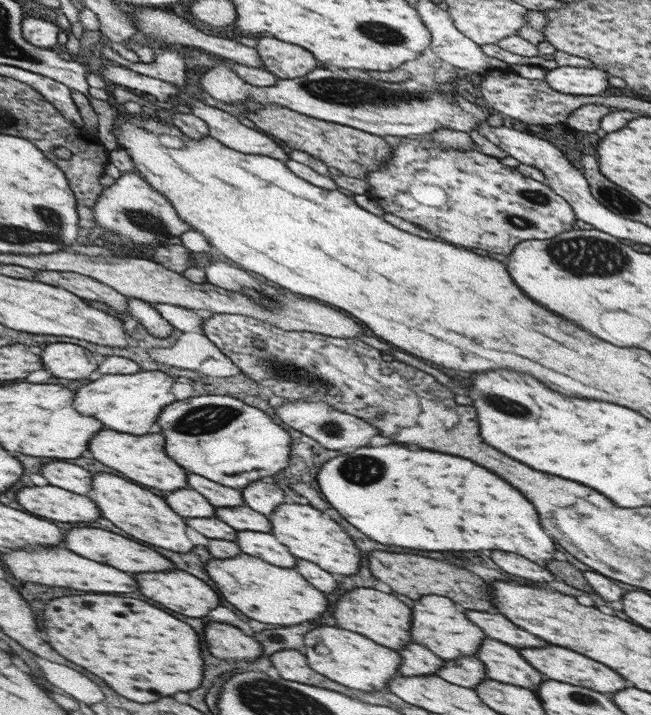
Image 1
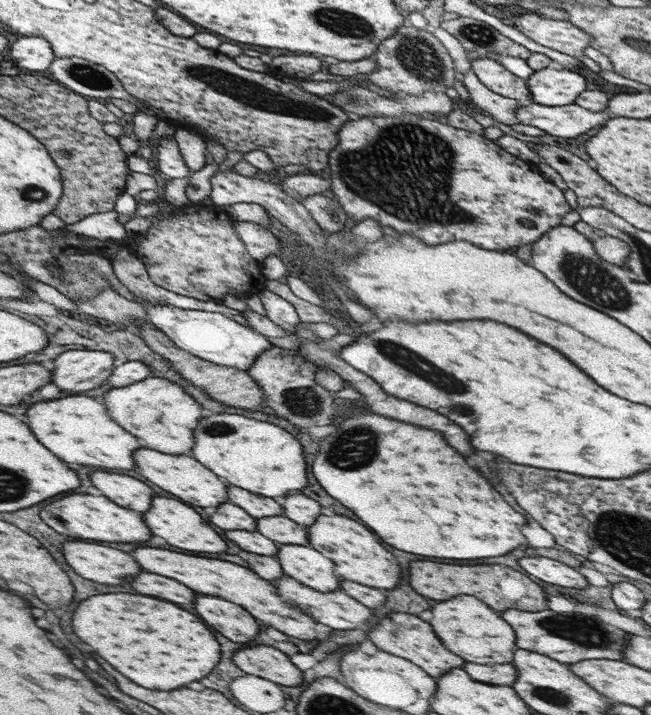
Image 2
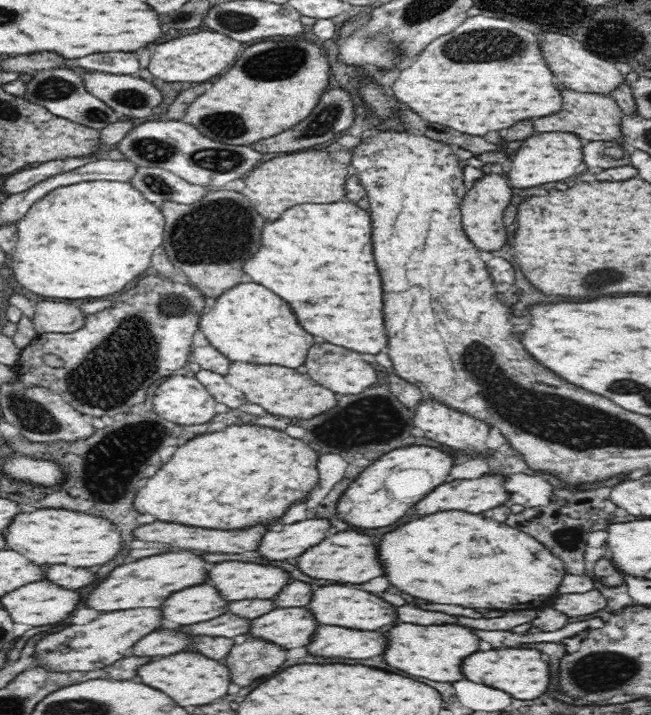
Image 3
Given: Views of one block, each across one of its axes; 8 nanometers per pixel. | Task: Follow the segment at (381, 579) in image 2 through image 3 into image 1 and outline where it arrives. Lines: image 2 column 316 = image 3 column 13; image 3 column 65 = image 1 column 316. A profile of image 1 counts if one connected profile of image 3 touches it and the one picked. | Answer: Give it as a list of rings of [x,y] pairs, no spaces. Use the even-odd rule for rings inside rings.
[[[280,504],[276,512],[270,516],[270,522],[272,522],[272,534],[282,544],[286,544],[294,556],[314,562],[332,574],[354,576],[354,572],[360,570],[362,562],[360,548],[356,548],[356,544],[344,532],[344,528],[338,522],[334,522],[328,514],[302,504]]]

